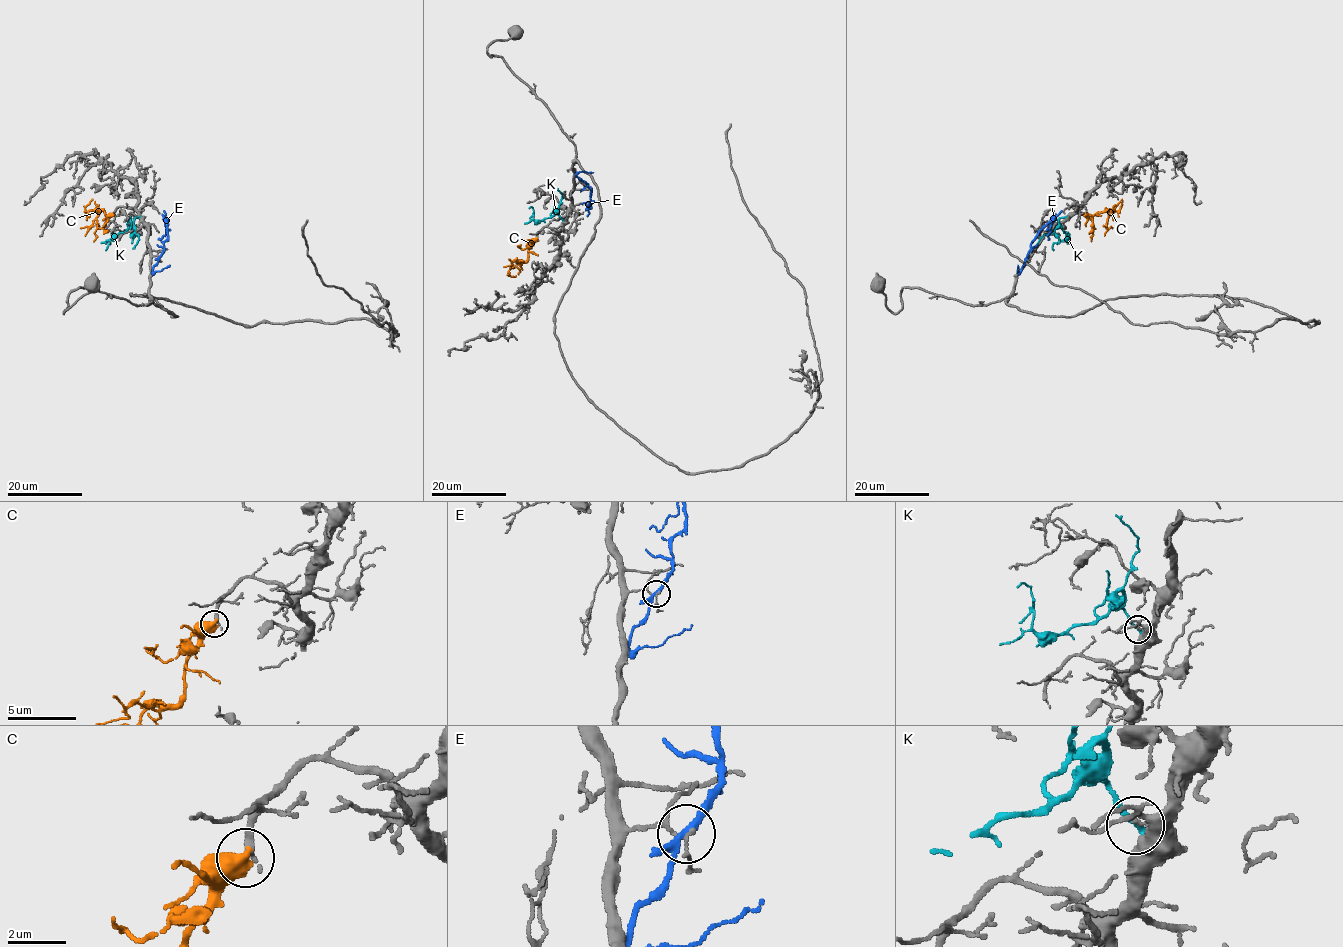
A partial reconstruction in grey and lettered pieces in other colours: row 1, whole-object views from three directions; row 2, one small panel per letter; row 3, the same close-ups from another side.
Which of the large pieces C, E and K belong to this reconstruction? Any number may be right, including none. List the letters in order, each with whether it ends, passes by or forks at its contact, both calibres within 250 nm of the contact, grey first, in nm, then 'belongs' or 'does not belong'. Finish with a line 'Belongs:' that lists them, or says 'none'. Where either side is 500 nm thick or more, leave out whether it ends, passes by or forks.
C: calibres 280 and 700 nm; belongs
E: it forks; calibres 90 and 200 nm; does not belong
K: it ends; calibres 340 and 200 nm; does not belong
Belongs: C

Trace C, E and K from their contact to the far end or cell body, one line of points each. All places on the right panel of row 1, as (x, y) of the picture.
C: (1085, 214), (1117, 211), (1121, 199)
E: (1026, 257), (1035, 236), (1050, 222), (1049, 239)
K: (1065, 216), (1059, 218), (1058, 225), (1066, 239), (1054, 243), (1053, 250)

